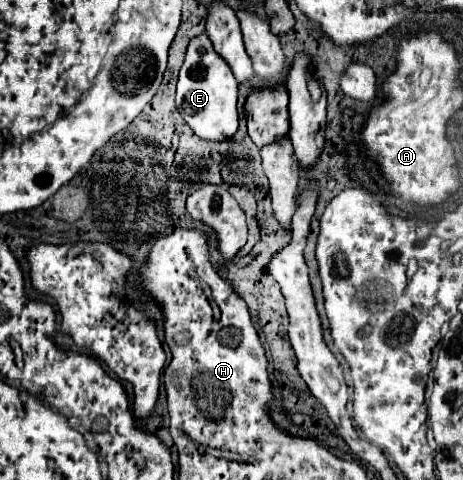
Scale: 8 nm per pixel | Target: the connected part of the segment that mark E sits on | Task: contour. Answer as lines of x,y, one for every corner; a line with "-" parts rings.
201,34
189,42
187,58
181,66
177,82
177,110
201,140
223,142
233,138
239,128
237,80
225,60
213,50
207,34

